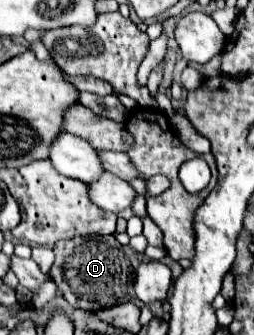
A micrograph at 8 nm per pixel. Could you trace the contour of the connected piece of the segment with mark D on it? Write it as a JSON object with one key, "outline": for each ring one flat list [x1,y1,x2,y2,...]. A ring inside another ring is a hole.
{"outline":[[113,235,71,239,67,243,57,243,53,251,55,263,49,271,49,277,57,283,61,295,69,301,69,305,101,311,119,303,135,301,133,279,137,265,143,261,143,255,135,253,129,247,123,247]]}

